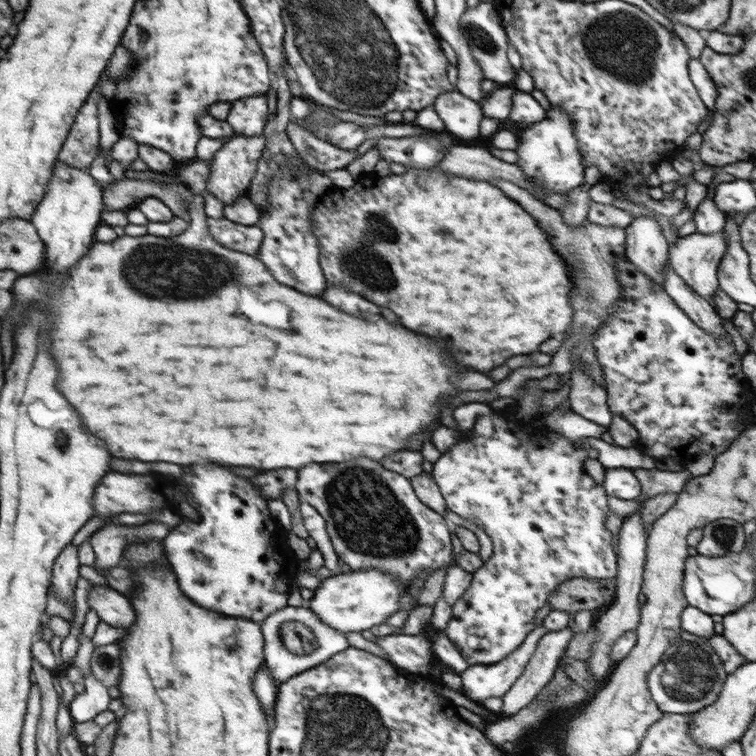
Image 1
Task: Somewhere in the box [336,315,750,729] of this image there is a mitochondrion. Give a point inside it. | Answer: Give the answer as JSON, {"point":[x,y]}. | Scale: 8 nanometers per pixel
{"point":[688,675]}

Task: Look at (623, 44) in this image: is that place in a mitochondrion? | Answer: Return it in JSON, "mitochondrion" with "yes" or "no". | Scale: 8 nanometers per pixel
{"mitochondrion":"yes"}

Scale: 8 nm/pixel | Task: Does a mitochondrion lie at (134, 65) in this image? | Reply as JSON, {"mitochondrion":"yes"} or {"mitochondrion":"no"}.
{"mitochondrion":"no"}

